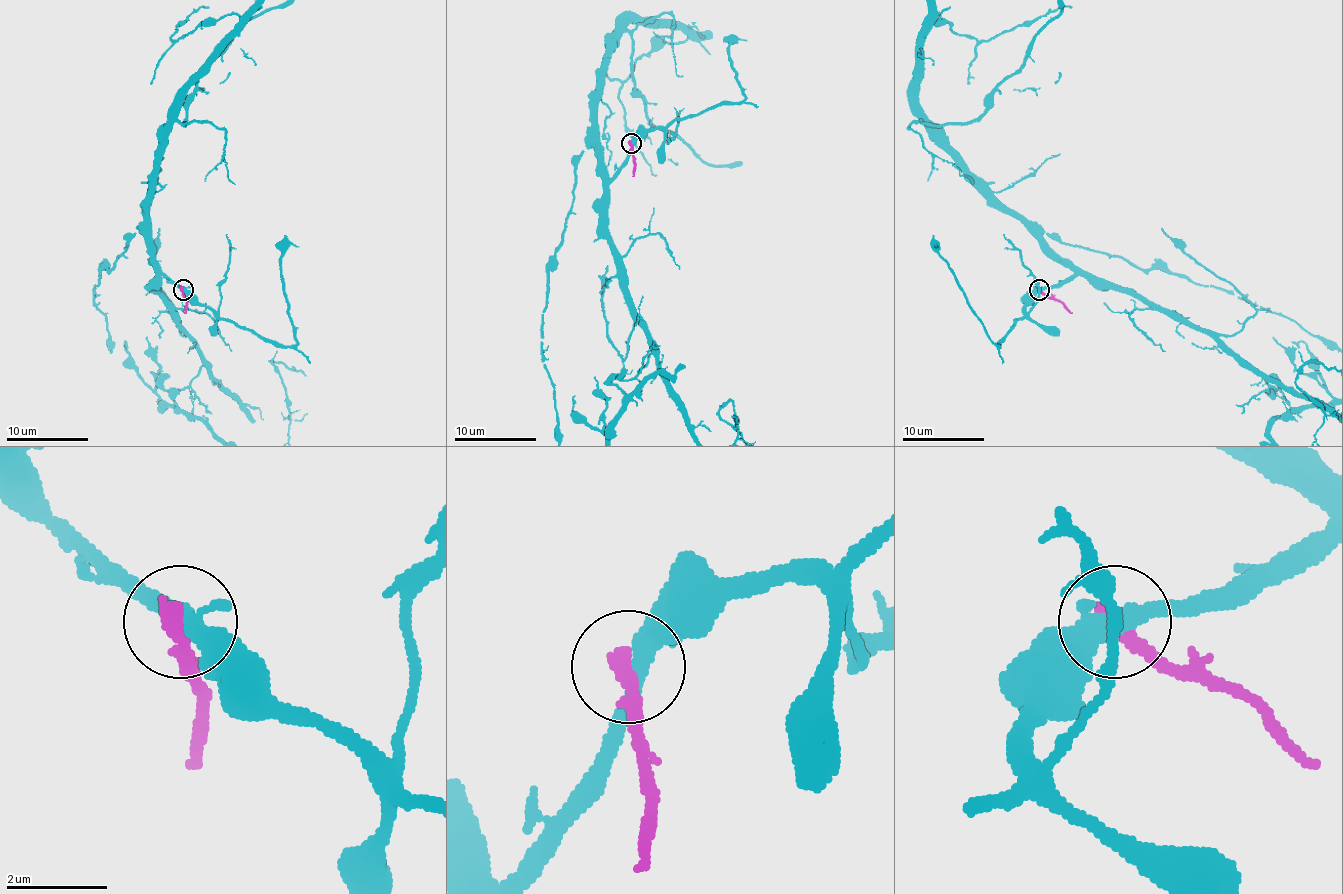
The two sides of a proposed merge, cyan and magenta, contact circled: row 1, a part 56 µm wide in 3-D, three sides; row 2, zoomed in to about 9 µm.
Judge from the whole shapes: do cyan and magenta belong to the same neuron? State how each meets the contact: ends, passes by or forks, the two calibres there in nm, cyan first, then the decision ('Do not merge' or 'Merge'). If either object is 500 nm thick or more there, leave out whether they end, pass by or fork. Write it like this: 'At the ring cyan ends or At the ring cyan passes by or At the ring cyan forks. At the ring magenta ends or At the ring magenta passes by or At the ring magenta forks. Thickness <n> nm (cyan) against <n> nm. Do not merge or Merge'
At the ring cyan forks. At the ring magenta ends. Thickness 300 nm (cyan) against 360 nm. Do not merge

